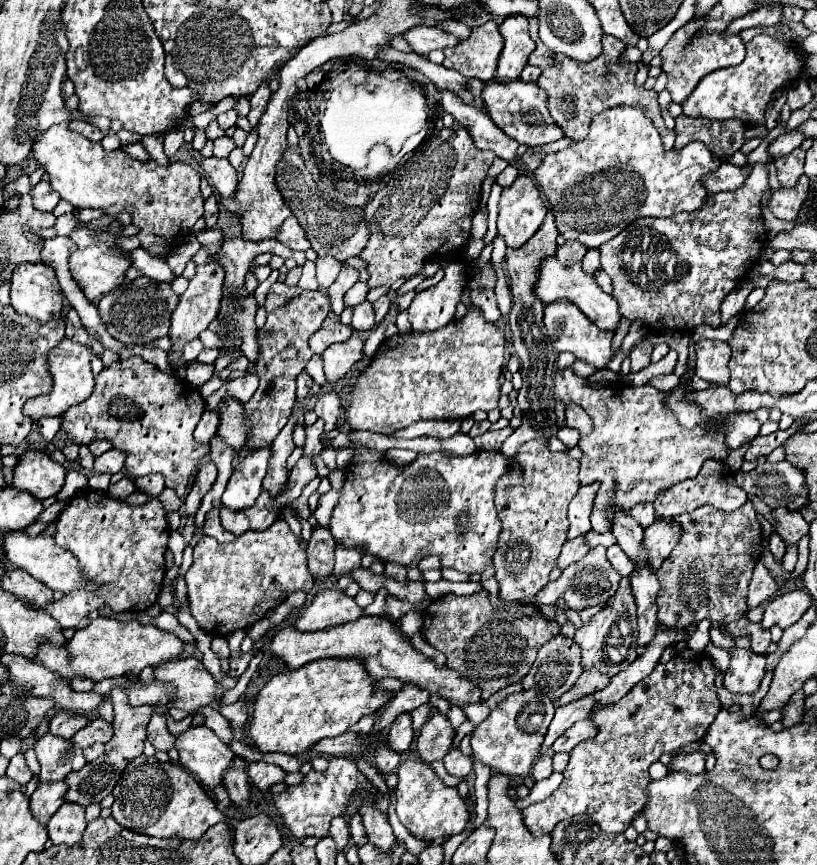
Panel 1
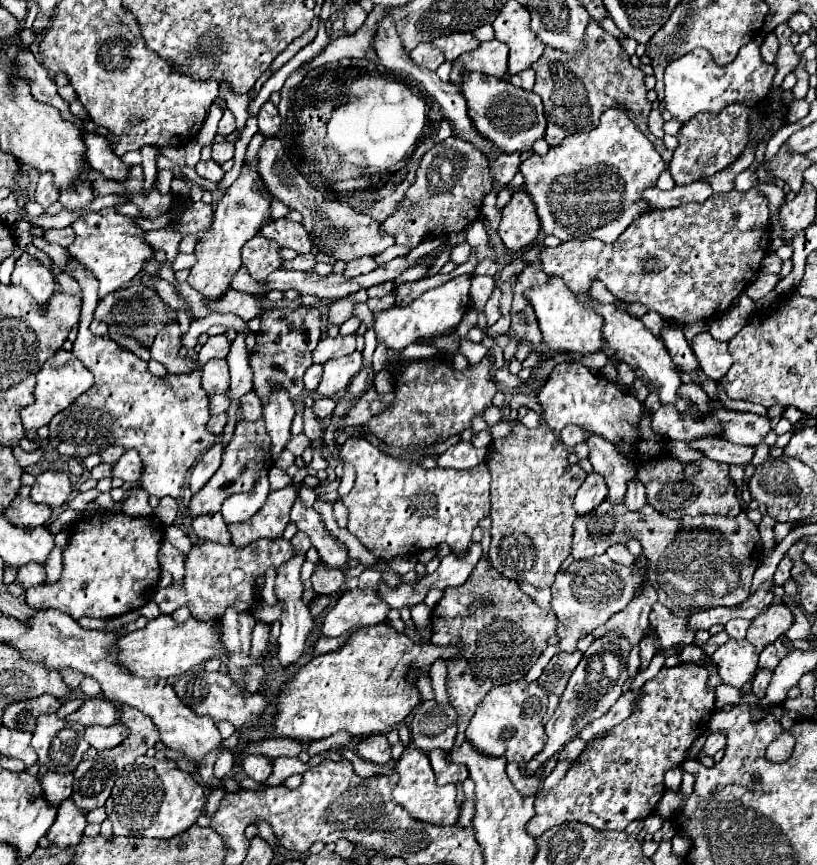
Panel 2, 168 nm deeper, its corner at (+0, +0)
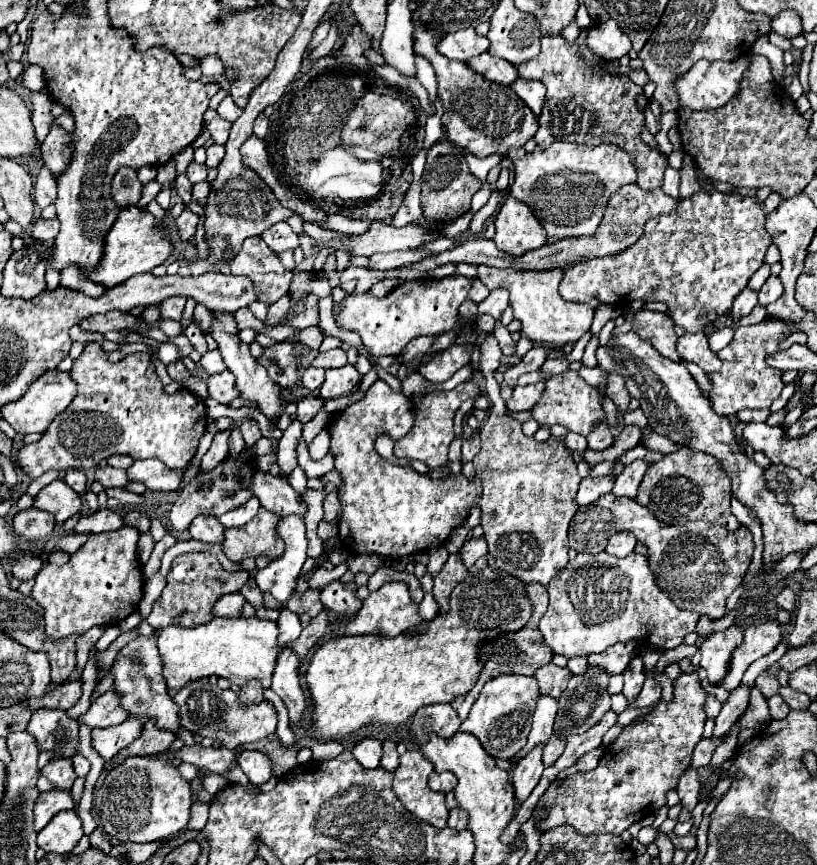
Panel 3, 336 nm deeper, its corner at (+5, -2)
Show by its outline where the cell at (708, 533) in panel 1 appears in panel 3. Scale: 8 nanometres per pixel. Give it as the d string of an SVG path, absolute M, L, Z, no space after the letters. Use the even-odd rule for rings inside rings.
M612 493L602 495L592 505L578 507L570 521L570 547L578 553L600 553L608 539L620 531L634 533L634 537L648 547L648 563L654 581L662 593L670 595L678 609L696 611L712 619L720 619L726 613L726 599L742 583L754 553L752 533L746 525L728 531L720 527L720 523L690 521L686 531L686 525L666 525L634 499L616 497Z

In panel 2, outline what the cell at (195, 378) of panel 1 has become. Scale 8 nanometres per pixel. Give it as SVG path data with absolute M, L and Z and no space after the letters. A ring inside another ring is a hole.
M211 359L203 365L203 389L209 395L227 393L229 389L229 369L225 359Z

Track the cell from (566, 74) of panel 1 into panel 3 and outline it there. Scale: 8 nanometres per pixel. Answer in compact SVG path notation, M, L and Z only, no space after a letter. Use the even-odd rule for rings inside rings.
M582 29L582 33L578 35L576 41L566 41L564 37L556 35L556 37L542 37L542 51L536 59L522 63L518 67L520 77L526 79L536 79L542 81L546 85L546 101L542 107L542 115L540 115L540 127L536 131L536 143L540 147L548 147L554 141L572 141L572 143L588 143L588 145L596 145L602 141L608 143L616 143L620 147L624 147L630 155L632 161L636 163L638 169L638 183L644 189L660 189L662 181L664 181L664 171L666 171L666 159L660 151L654 151L652 147L648 147L646 143L642 143L640 133L644 129L644 113L636 103L636 97L642 95L642 87L638 87L636 83L632 83L626 75L614 75L608 69L608 61L594 55L588 45L586 45L586 37L588 37L588 29Z

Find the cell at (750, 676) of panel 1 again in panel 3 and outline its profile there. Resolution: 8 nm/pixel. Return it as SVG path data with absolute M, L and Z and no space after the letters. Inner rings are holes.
M734 623L724 631L708 635L700 645L698 653L692 657L692 663L708 671L710 683L718 683L730 673L730 659L740 643L742 643L742 629L738 623Z

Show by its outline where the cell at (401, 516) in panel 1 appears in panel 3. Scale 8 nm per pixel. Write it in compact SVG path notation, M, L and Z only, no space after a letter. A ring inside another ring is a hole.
M382 379L360 401L340 411L328 425L332 435L330 451L336 457L336 469L344 477L338 535L344 549L352 555L374 553L396 561L418 551L442 547L446 537L468 519L472 505L480 501L482 481L476 475L468 479L464 473L448 473L442 479L430 479L412 467L392 465L376 453L374 439L380 433L389 433L396 440L404 437L410 427L412 405L408 397L392 391Z

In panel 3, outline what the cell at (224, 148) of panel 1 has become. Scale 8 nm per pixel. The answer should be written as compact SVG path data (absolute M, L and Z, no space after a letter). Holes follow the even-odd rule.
M214 143L214 145L210 145L210 147L206 149L206 153L208 153L206 167L218 167L218 165L220 165L220 161L222 161L222 157L224 157L224 147Z

